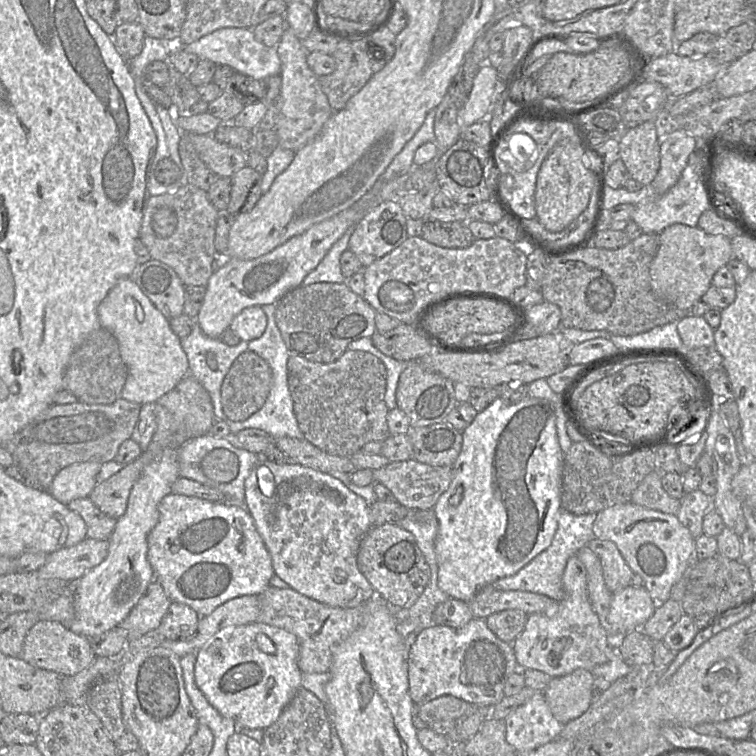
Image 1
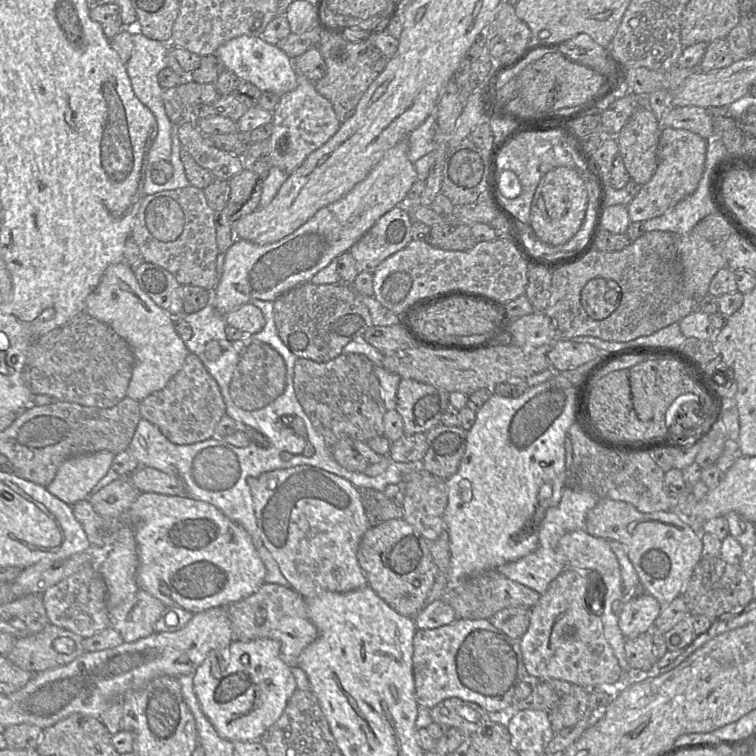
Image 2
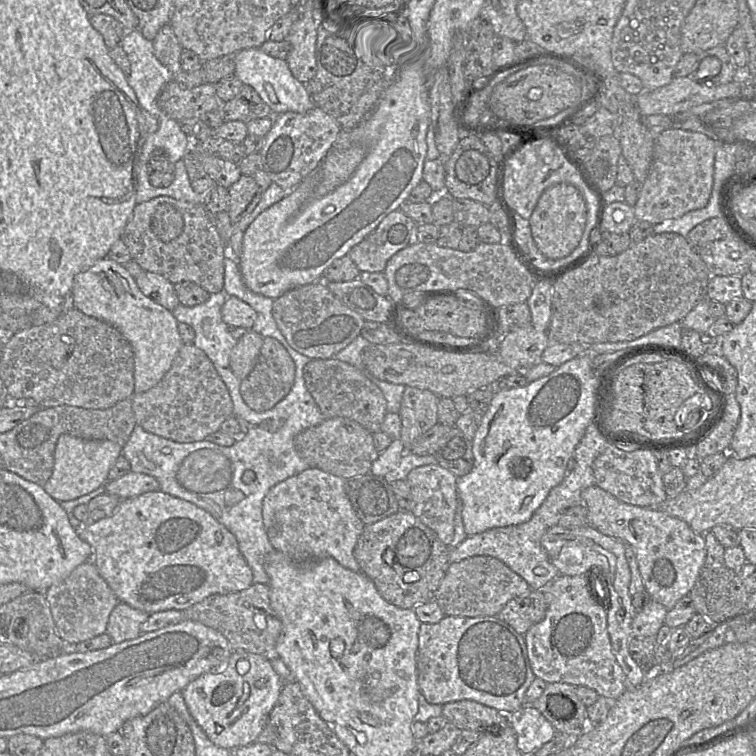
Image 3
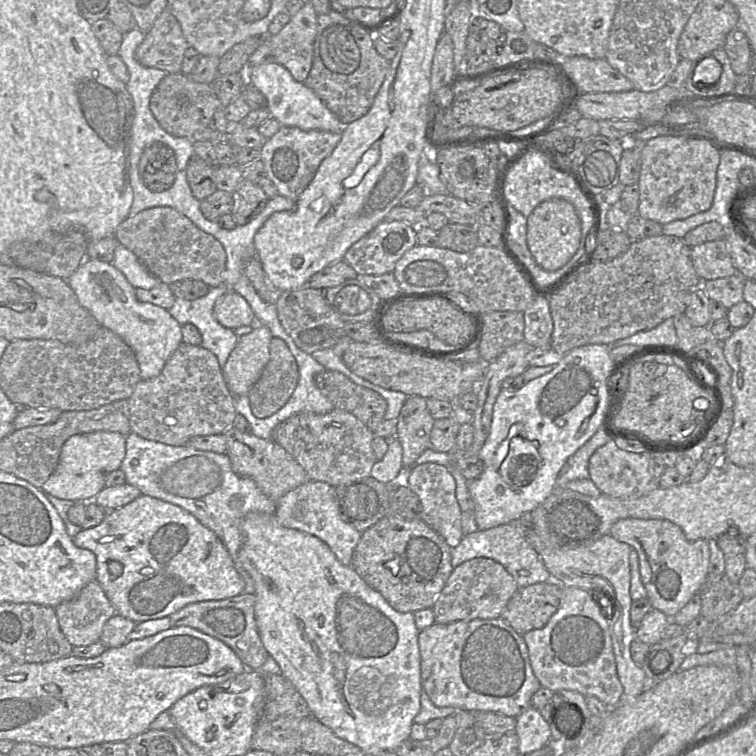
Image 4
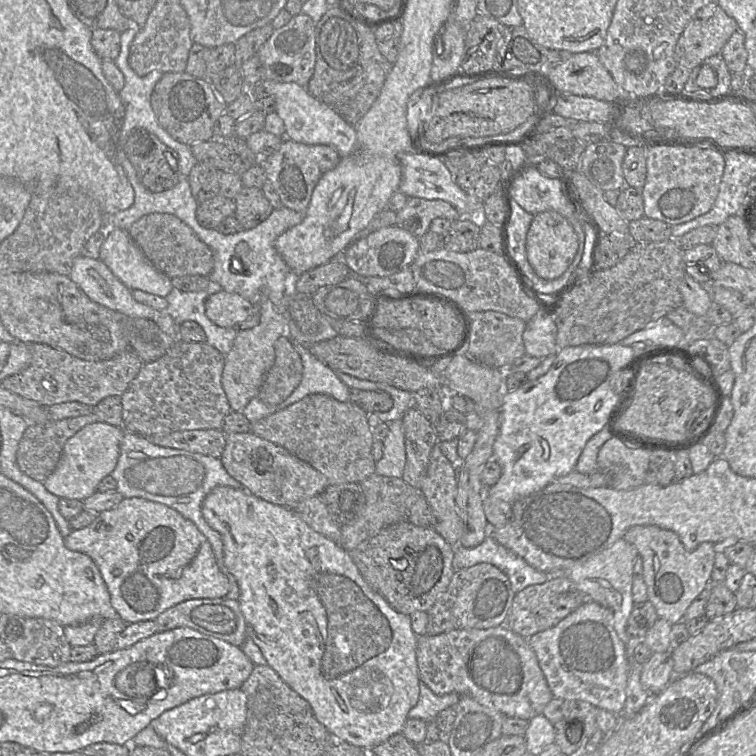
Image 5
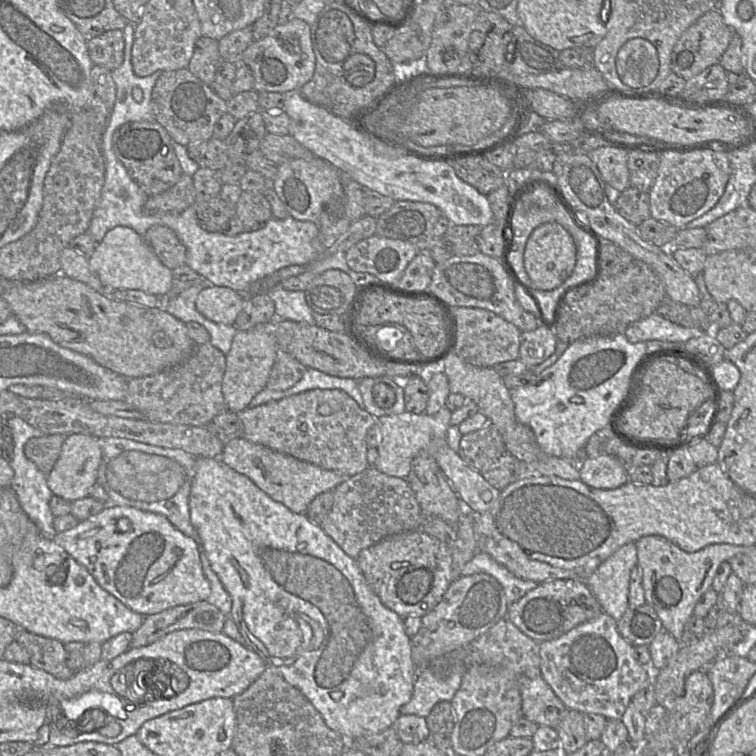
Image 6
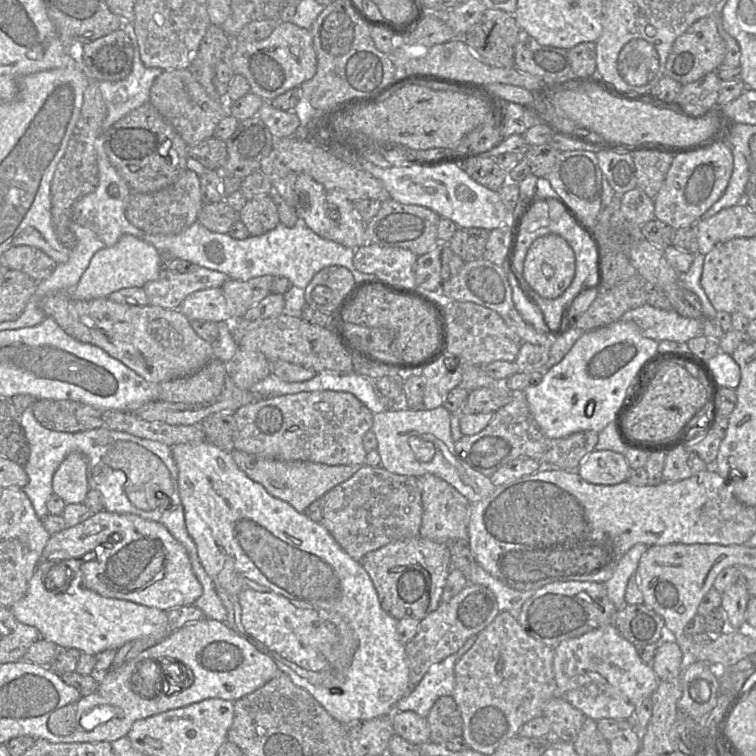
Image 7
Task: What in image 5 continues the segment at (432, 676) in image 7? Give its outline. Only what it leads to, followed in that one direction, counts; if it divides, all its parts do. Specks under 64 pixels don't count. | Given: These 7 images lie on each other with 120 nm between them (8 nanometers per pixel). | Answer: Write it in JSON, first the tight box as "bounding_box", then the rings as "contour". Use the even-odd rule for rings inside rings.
{"bounding_box":[408,680,460,723],"contour":[[[420,680],[420,693],[416,705],[410,709],[408,718],[421,719],[426,723],[434,721],[437,714],[442,710],[455,706],[460,695],[457,693],[448,693],[436,695],[425,683]]]}

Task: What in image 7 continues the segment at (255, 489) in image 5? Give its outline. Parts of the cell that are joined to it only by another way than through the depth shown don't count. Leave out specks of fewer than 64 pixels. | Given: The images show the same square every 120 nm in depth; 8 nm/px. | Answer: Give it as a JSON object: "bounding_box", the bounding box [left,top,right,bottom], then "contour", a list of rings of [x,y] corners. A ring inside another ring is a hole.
{"bounding_box":[231,450,362,512],"contour":[[[233,450],[231,455],[235,464],[250,479],[261,484],[272,496],[292,505],[298,512],[306,511],[312,502],[322,498],[332,488],[351,478],[362,467],[362,465],[326,465],[304,461],[286,462],[238,450]]]}

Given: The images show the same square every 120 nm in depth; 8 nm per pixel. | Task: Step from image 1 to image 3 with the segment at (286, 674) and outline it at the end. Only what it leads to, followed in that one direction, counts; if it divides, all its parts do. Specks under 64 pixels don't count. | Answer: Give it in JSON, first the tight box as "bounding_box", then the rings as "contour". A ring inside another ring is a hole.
{"bounding_box":[182,651,284,751],"contour":[[[232,651],[225,671],[200,675],[182,690],[182,694],[189,712],[208,738],[217,746],[234,751],[256,742],[269,721],[283,685],[284,681],[275,672],[270,660],[259,654]],[[239,660],[250,664],[249,671],[244,675],[237,671]]]}

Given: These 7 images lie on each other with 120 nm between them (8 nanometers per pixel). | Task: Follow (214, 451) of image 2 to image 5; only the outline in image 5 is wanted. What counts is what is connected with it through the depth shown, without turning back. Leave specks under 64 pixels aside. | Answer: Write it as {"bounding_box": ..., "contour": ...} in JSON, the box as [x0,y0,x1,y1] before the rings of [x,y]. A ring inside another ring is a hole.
{"bounding_box":[110,432,243,599],"contour":[[[125,432],[120,443],[117,464],[110,475],[117,483],[116,491],[124,498],[138,497],[164,504],[194,523],[208,539],[220,571],[229,580],[230,590],[225,597],[239,599],[240,591],[237,582],[224,564],[221,536],[207,524],[202,515],[202,503],[215,487],[228,486],[243,489],[243,486],[226,472],[220,458],[158,446],[144,436]]]}

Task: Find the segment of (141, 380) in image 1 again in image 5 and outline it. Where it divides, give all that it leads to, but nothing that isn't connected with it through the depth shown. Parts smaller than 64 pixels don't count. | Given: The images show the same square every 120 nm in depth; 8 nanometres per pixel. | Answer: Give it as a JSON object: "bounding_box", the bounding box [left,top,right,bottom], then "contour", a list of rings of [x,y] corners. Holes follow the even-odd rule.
{"bounding_box":[69,255,179,339],"contour":[[[79,255],[75,258],[69,278],[94,302],[133,318],[152,320],[162,332],[172,339],[179,339],[179,325],[165,310],[157,310],[136,301],[131,289],[125,286],[99,258]]]}

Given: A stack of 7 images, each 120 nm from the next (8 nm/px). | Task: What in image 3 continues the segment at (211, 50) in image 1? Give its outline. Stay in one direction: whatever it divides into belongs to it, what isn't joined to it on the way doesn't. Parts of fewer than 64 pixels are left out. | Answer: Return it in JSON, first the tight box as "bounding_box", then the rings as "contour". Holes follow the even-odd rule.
{"bounding_box":[234,48,315,115],"contour":[[[260,48],[243,49],[234,57],[234,75],[243,84],[249,85],[257,91],[262,101],[271,108],[273,115],[285,112],[305,113],[315,106],[306,85],[293,76],[286,60],[269,56]]]}

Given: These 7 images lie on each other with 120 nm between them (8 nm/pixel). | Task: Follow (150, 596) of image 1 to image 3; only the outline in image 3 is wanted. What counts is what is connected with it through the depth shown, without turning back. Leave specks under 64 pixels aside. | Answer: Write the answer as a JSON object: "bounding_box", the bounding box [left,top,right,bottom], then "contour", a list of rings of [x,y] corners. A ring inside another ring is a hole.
{"bounding_box":[106,601,148,644],"contour":[[[119,601],[109,616],[106,633],[114,644],[135,639],[141,635],[141,625],[148,617],[148,613]]]}

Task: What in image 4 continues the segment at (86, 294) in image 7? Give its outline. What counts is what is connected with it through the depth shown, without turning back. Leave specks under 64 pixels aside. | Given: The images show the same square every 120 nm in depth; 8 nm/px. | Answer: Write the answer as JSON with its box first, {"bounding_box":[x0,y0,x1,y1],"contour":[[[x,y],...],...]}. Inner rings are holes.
{"bounding_box":[112,244,160,290],"contour":[[[122,244],[116,247],[112,264],[124,274],[135,289],[149,290],[160,283],[160,280],[146,269],[138,257]]]}

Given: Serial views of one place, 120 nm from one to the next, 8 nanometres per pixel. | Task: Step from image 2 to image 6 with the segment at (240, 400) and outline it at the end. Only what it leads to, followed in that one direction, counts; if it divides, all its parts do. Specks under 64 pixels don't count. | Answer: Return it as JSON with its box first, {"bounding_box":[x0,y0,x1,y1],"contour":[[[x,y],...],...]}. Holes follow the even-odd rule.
{"bounding_box":[266,348,307,391],"contour":[[[278,348],[276,360],[266,383],[266,388],[284,391],[293,387],[304,375],[307,368],[297,359]]]}

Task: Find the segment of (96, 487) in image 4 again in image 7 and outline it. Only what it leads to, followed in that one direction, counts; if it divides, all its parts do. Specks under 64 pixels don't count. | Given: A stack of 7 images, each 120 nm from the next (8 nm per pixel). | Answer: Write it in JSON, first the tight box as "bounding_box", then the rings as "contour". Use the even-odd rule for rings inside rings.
{"bounding_box":[52,452,90,504],"contour":[[[71,452],[61,462],[52,479],[52,488],[66,504],[83,503],[90,488],[88,460],[80,452]]]}

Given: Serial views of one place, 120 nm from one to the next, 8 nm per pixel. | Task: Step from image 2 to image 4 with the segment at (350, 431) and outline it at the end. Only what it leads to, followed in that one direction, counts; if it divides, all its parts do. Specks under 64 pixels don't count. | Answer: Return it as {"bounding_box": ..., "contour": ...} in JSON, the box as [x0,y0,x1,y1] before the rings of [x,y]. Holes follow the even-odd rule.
{"bounding_box":[315,370,387,431],"contour":[[[325,370],[315,376],[315,384],[335,409],[349,412],[375,431],[387,409],[377,392],[355,384],[339,371]]]}

